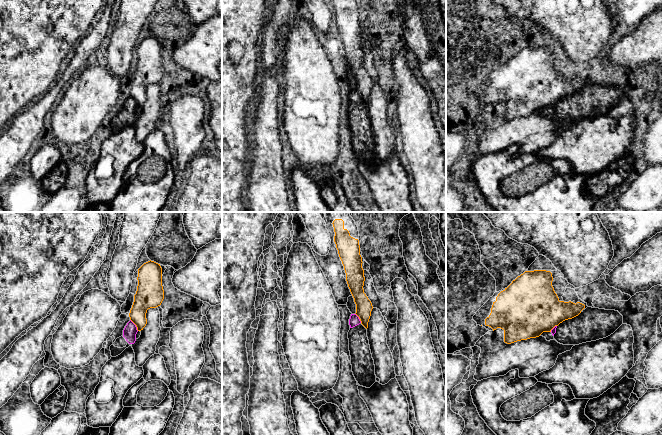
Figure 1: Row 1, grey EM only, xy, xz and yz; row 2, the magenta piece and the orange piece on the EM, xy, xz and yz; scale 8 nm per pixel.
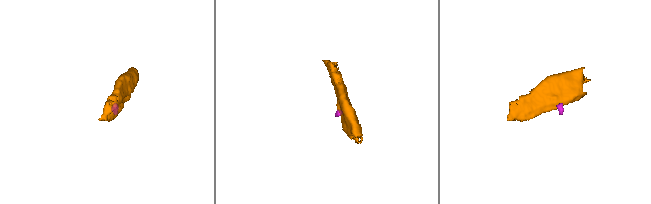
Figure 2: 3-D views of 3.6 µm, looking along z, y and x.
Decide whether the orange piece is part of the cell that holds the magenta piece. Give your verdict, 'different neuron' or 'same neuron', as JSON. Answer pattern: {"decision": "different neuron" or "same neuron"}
{"decision": "different neuron"}

